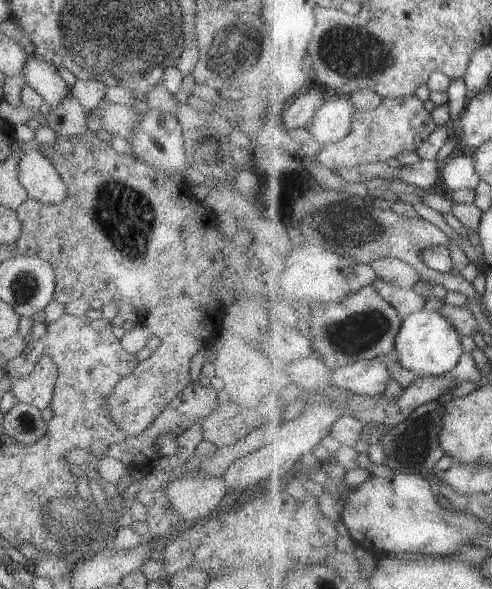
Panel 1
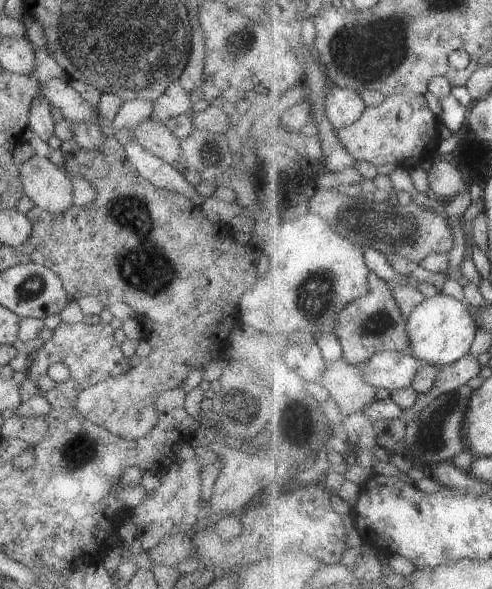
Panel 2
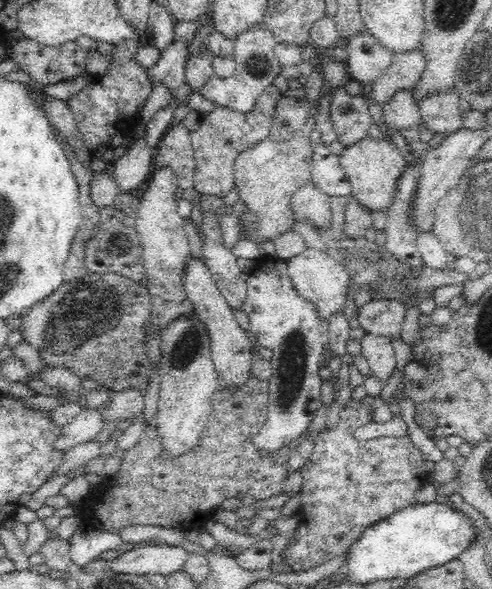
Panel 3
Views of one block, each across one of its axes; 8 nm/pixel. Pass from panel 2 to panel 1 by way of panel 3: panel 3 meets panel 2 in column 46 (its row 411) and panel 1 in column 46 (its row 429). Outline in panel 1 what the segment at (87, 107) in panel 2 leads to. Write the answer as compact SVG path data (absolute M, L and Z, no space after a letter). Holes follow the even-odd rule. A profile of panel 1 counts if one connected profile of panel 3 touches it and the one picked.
M30 55L23 64L26 84L33 87L50 107L55 106L63 96L70 94L70 87L61 79L57 67L37 55Z

